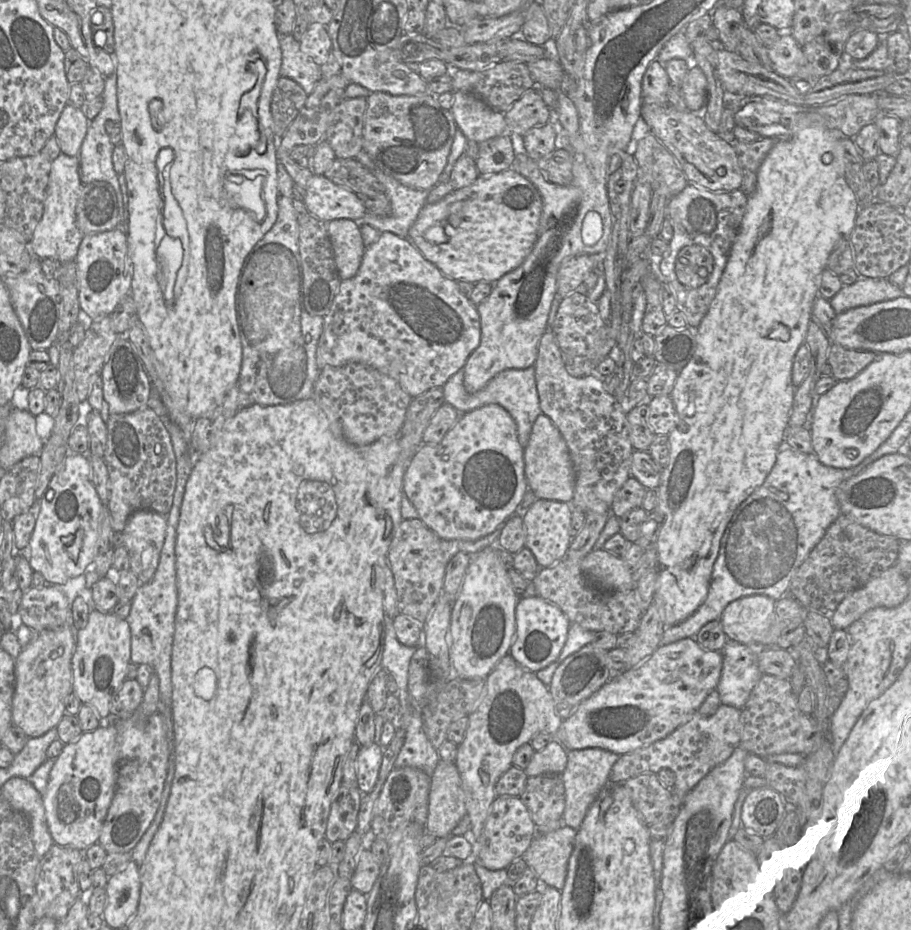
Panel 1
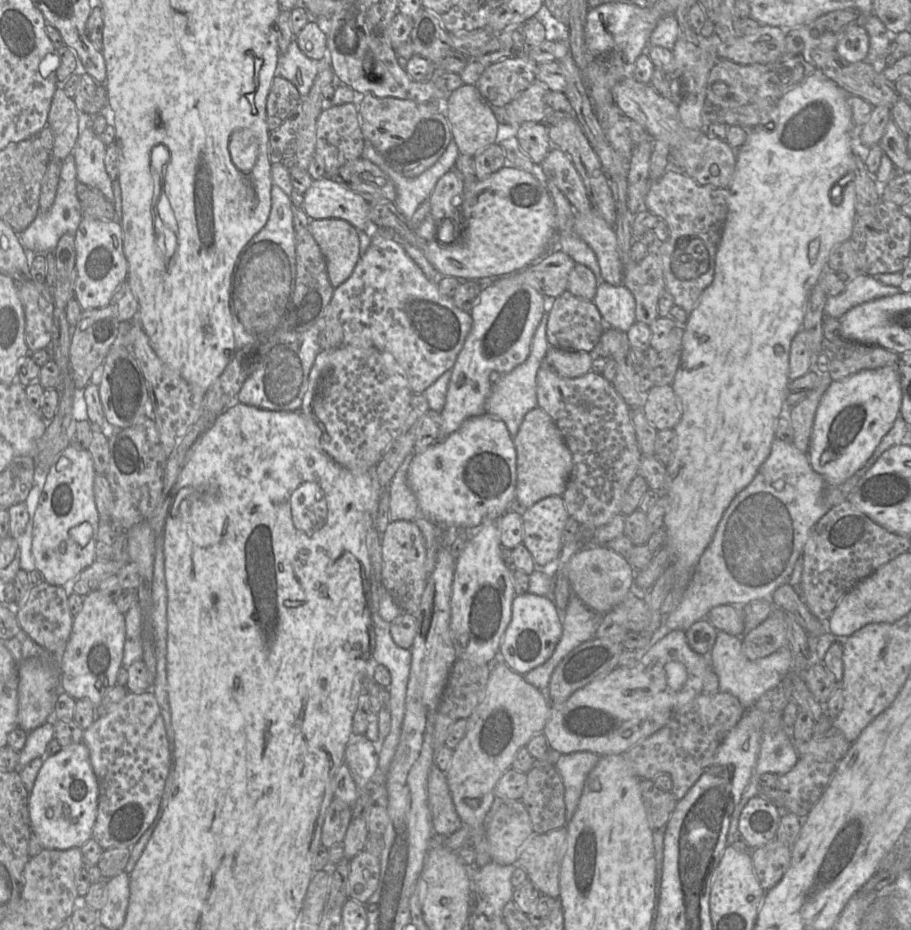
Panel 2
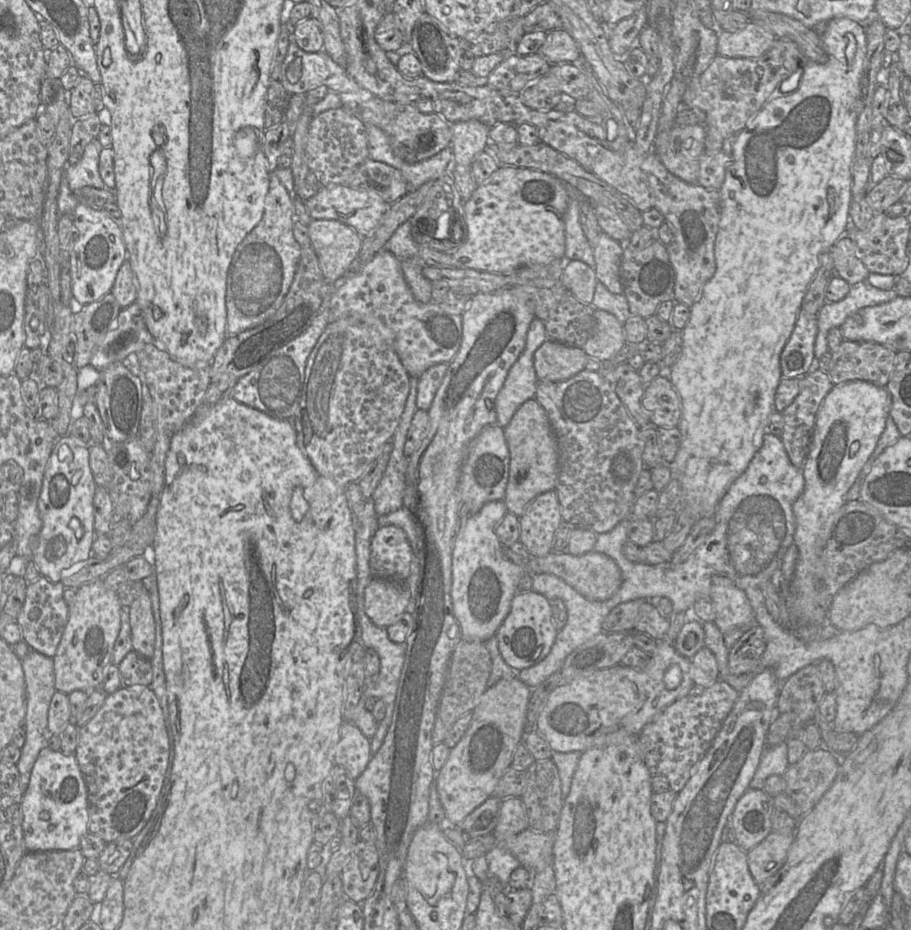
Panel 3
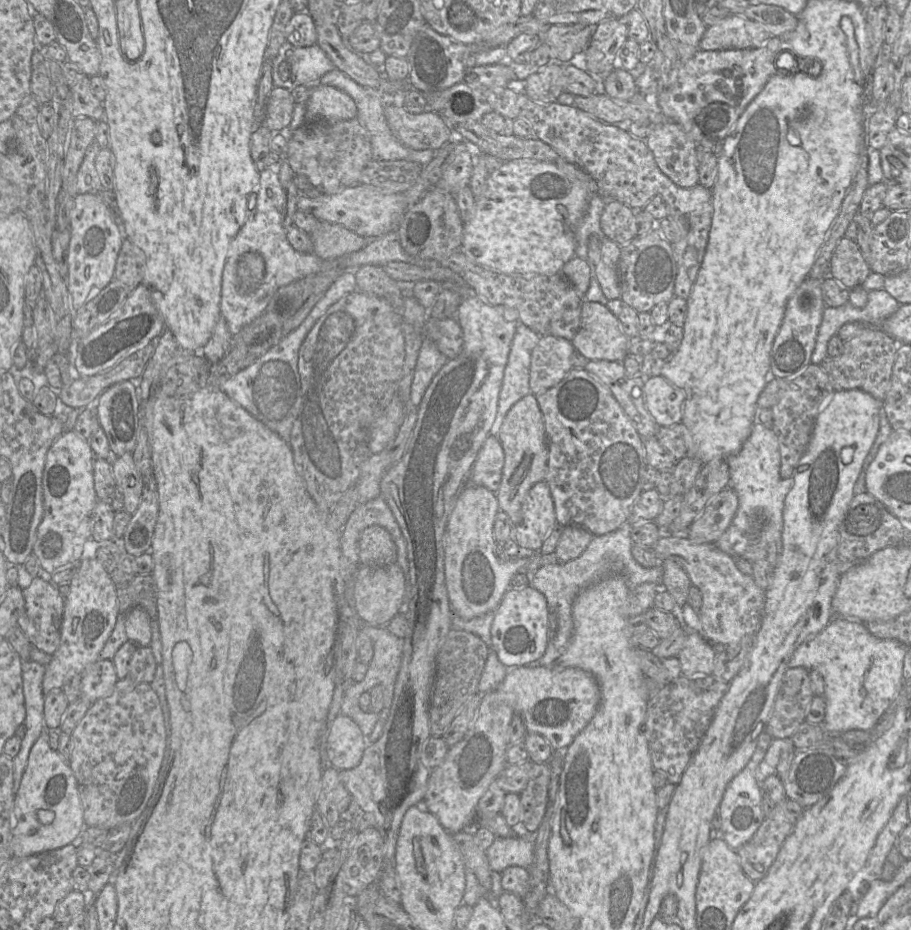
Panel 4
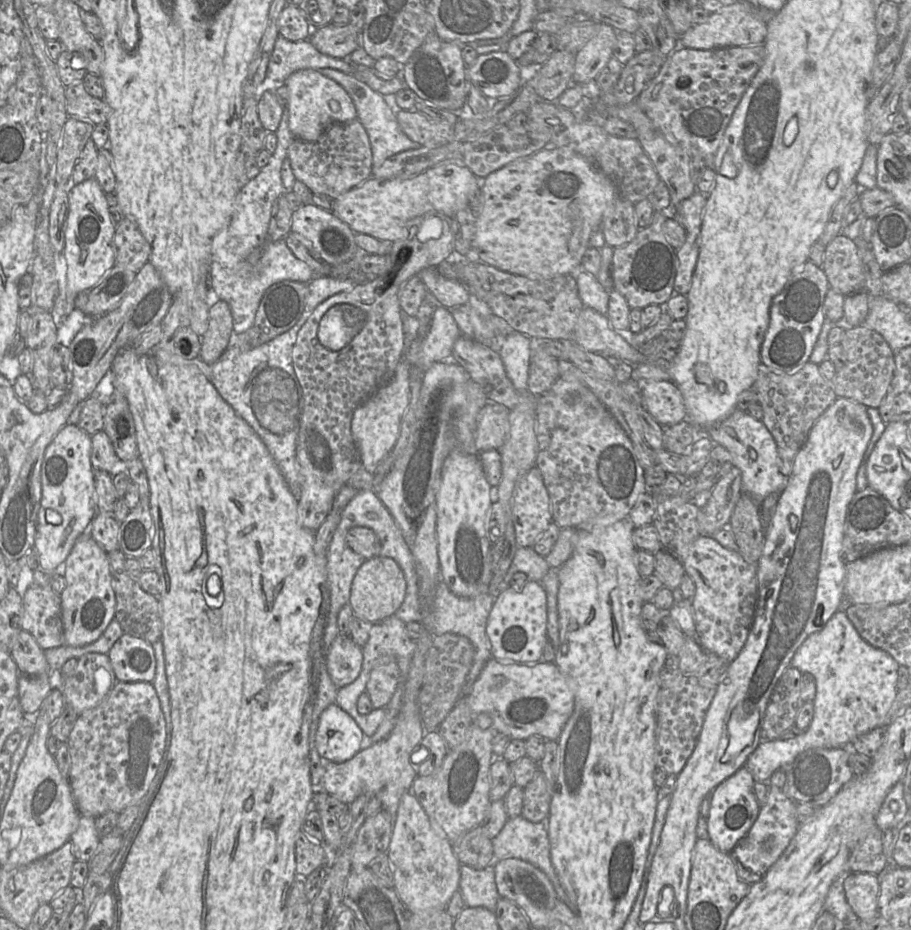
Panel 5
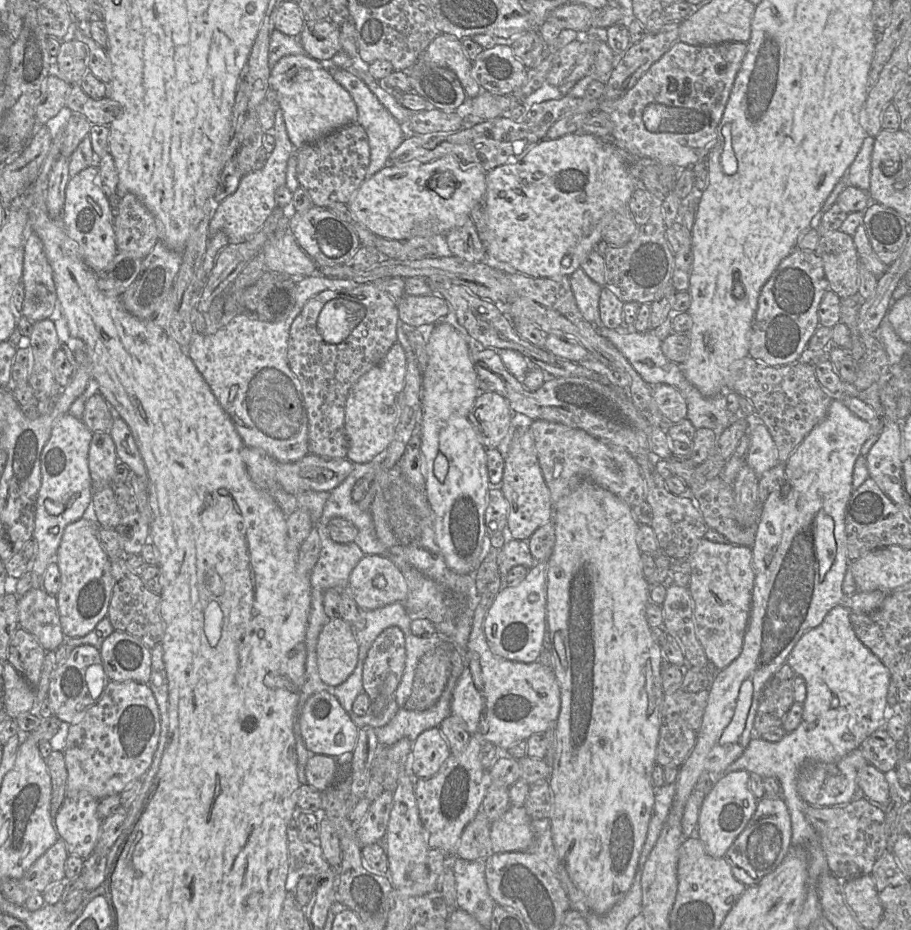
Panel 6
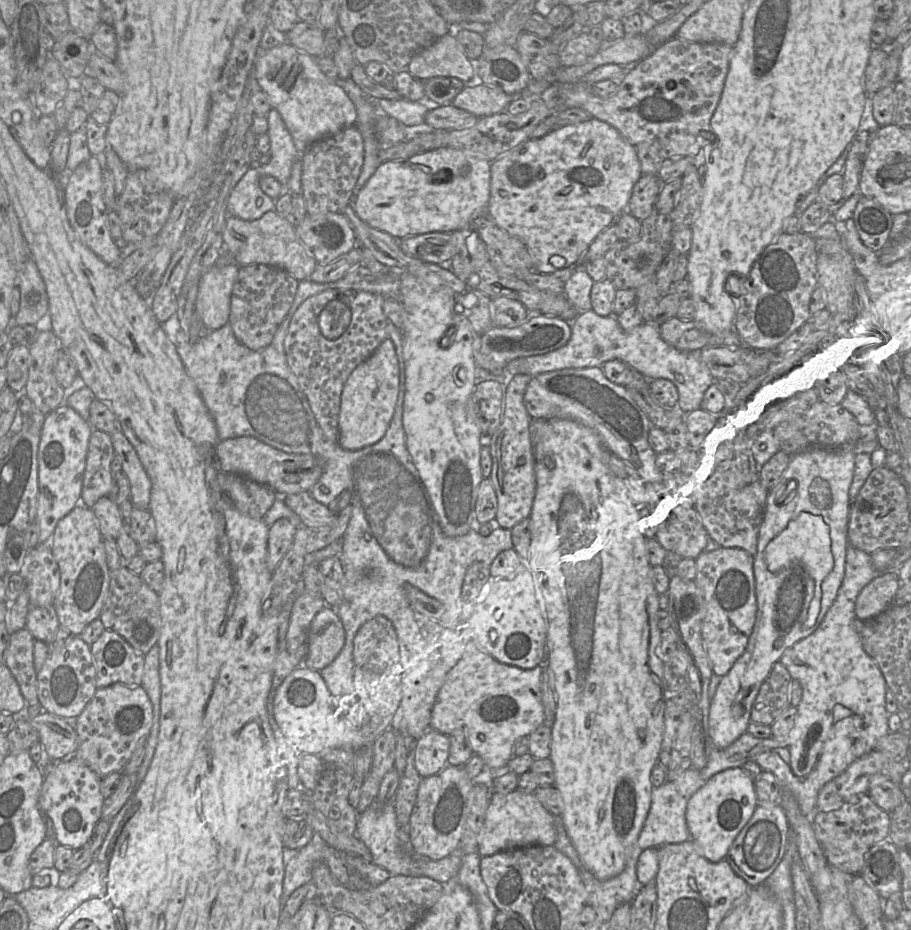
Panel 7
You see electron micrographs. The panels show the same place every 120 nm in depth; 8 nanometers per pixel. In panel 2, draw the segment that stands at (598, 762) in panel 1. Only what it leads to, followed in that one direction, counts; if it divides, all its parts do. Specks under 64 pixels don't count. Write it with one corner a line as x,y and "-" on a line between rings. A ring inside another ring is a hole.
579,751
558,757
557,768
565,788
566,824
569,822
580,801
586,779
600,759
595,753

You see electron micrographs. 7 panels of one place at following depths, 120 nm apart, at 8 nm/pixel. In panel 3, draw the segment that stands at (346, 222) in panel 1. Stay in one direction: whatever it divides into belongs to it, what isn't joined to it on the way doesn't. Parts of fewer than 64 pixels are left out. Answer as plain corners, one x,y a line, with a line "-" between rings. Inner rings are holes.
312,219
308,235
325,281
336,287
359,253
361,236
351,227
327,219

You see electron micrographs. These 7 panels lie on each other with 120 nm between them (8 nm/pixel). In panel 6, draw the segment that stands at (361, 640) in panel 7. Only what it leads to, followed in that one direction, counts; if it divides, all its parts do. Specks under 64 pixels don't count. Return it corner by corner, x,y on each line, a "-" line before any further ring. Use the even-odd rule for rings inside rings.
398,627
385,629
372,643
363,666
363,689
371,701
394,697
406,661
405,636

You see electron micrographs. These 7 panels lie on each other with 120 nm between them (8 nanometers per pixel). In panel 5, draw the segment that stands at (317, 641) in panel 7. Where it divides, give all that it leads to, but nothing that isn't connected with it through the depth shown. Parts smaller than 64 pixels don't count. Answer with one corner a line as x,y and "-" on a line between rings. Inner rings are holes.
338,634
325,655
325,666
335,686
341,688
355,681
362,664
362,648
350,636

